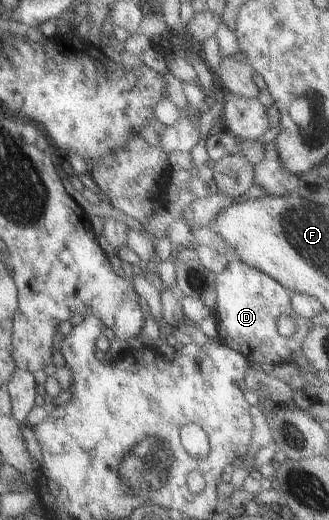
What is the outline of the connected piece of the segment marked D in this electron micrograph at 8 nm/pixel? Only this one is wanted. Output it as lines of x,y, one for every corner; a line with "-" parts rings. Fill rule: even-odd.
229,261
227,266
221,272
214,273
215,276
215,331
216,338
225,346
244,356
249,364
270,364
277,366
279,364
289,364
294,362
294,357
301,355
301,344
305,334
311,330
310,319
297,316
291,306
289,306
289,296
291,291
260,270
249,266
241,261
-
278,325
289,326
290,333
282,336
277,333

